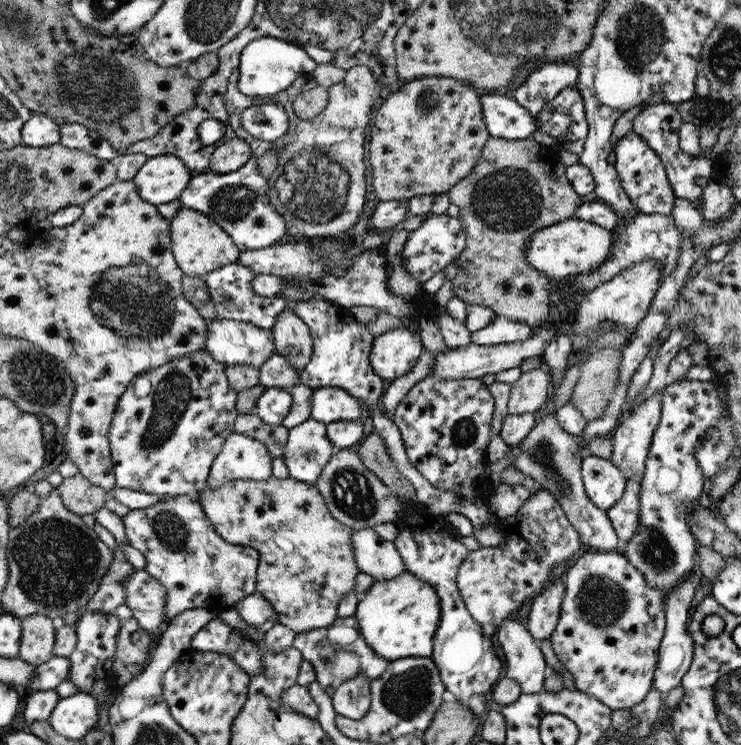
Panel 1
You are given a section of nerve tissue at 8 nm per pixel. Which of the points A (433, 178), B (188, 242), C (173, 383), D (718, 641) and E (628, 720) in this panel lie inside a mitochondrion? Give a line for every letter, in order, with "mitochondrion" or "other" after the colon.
A: other
B: other
C: mitochondrion
D: other
E: mitochondrion

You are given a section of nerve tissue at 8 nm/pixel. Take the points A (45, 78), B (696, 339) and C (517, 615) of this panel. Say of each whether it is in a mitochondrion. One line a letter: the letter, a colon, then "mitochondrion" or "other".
A: other
B: other
C: other

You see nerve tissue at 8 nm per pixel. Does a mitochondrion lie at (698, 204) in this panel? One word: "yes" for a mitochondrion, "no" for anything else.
no

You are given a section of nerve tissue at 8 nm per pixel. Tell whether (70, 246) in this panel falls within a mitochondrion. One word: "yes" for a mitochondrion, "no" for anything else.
no

